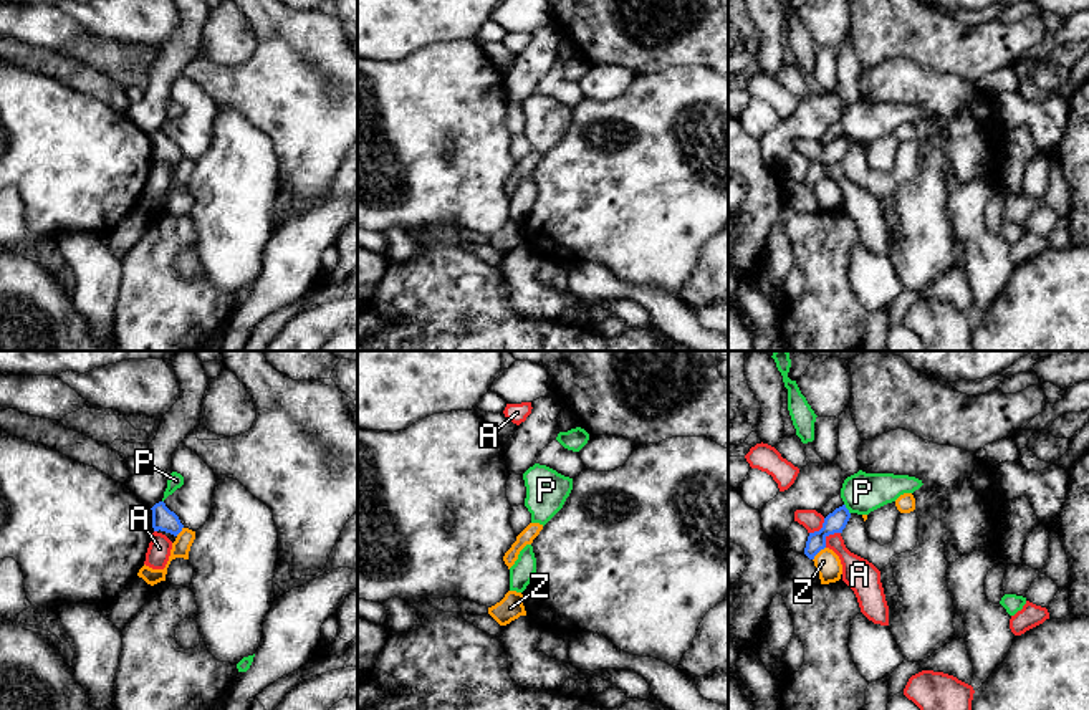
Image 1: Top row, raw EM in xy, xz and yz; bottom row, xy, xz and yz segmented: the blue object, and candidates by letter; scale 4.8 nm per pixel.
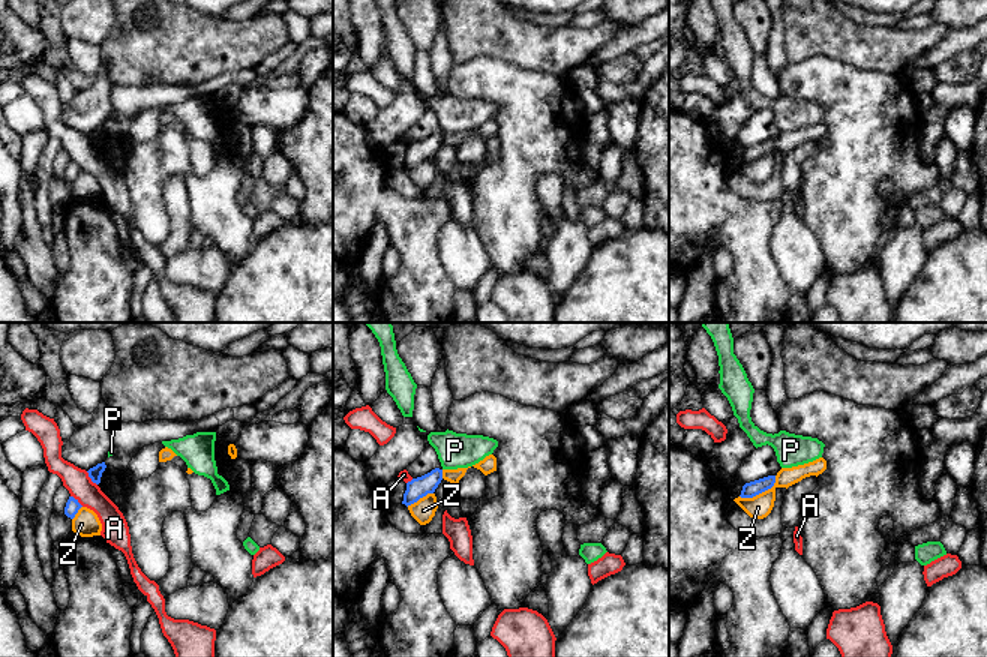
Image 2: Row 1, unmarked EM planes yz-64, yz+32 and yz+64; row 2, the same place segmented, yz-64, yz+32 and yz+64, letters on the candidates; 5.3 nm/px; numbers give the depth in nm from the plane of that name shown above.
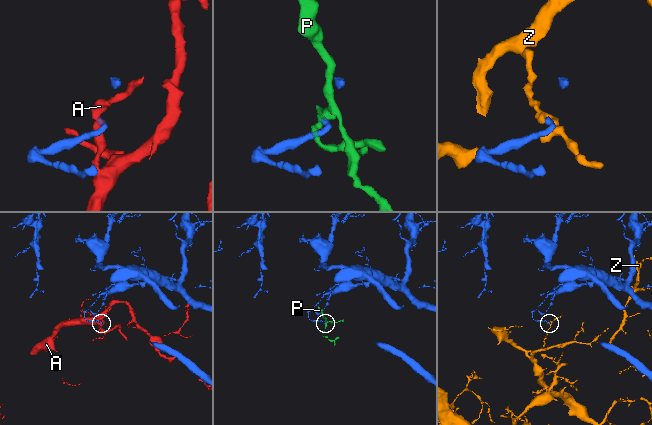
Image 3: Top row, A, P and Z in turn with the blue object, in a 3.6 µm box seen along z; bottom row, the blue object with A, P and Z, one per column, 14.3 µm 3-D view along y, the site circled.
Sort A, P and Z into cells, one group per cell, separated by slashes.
A / P / Z

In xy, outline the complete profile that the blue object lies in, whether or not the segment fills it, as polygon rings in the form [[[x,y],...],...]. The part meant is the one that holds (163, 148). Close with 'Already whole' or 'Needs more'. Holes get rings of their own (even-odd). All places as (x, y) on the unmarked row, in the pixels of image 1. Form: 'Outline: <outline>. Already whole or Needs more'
Outline: [[[164,131],[156,132],[152,137],[152,157],[154,161],[166,161],[177,166],[184,154],[180,152],[179,146],[170,141]]]. Already whole

